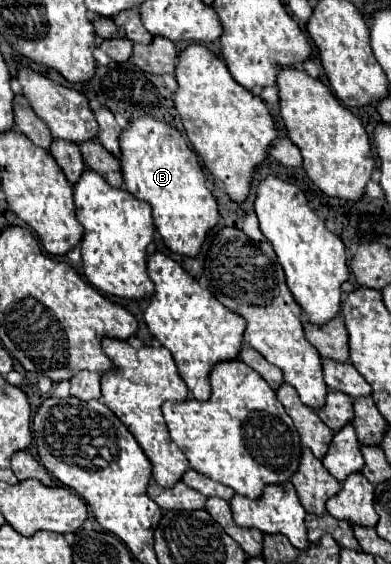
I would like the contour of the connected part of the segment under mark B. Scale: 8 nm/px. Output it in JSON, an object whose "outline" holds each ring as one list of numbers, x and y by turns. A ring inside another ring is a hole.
{"outline":[[149,114,131,118,129,126,119,134,119,148,125,188,139,200,151,204,155,228,167,248,183,256,195,256,205,234,219,220,215,196,205,186,205,174,195,150,175,126,165,120,155,120]]}

